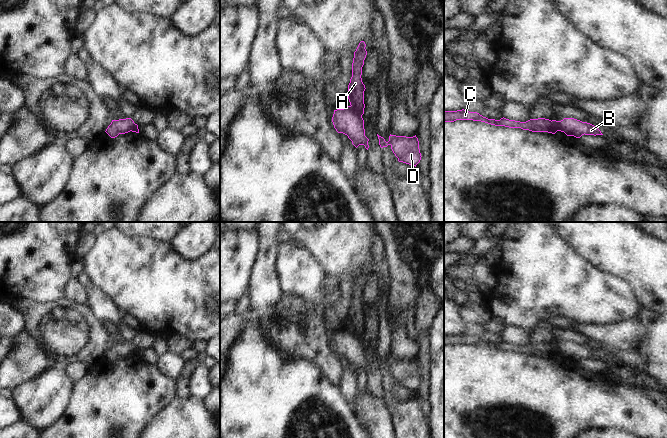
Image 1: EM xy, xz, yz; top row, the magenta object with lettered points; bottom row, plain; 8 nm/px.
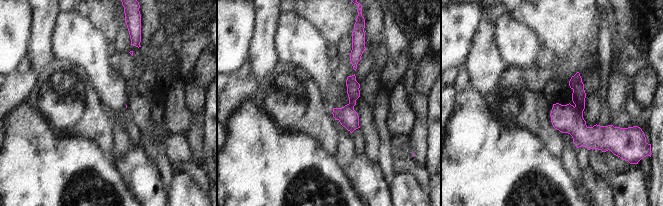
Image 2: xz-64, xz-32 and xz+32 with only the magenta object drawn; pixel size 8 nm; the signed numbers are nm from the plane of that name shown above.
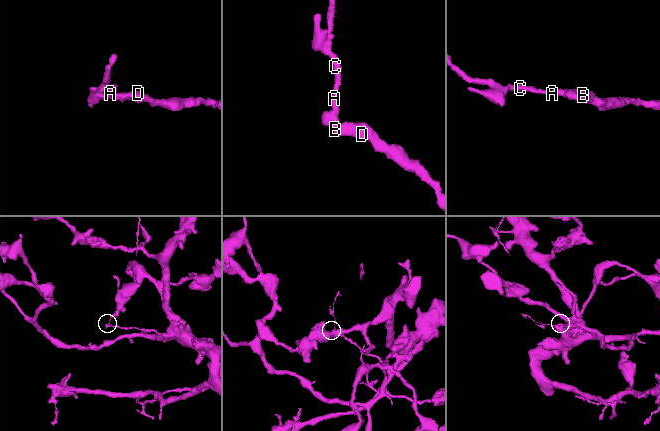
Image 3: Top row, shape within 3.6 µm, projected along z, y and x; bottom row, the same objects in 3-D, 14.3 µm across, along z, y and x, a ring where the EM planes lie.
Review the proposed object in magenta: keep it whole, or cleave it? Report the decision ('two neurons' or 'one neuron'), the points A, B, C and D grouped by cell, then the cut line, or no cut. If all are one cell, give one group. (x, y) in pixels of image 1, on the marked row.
two neurons | A C / B D | xz (350, 106), (357, 115), (361, 116)

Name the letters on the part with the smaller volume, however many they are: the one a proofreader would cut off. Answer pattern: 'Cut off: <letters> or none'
Cut off: A, C

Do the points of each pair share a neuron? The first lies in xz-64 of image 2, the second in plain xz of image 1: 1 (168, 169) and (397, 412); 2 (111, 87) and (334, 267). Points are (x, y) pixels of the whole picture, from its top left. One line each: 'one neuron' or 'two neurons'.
1: two neurons
2: two neurons

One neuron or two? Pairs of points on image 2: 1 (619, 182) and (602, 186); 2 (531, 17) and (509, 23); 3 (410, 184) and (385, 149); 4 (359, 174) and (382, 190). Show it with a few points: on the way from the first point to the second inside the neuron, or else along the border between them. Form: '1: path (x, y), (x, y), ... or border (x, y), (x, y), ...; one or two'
1: border (610, 180), (615, 195); two
2: border (511, 14), (529, 24), (538, 33); two
3: border (398, 174), (391, 183); two
4: path (365, 177), (376, 188); one

